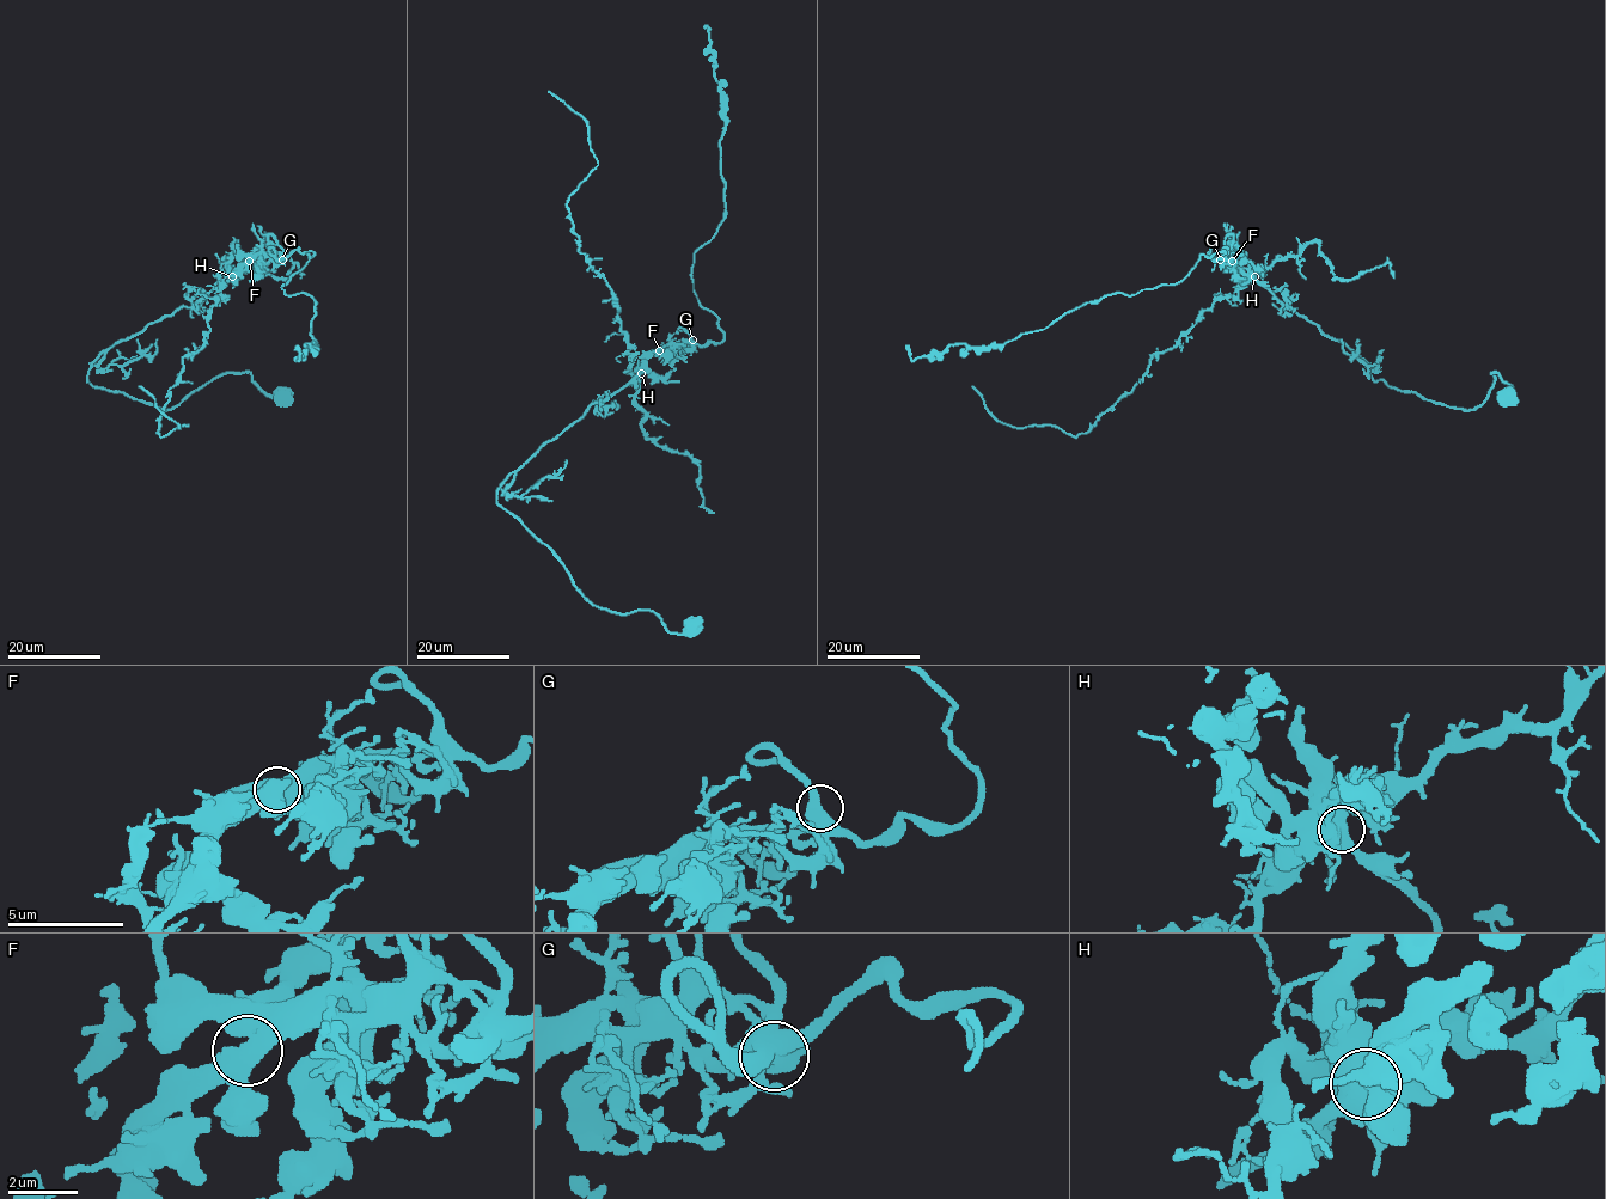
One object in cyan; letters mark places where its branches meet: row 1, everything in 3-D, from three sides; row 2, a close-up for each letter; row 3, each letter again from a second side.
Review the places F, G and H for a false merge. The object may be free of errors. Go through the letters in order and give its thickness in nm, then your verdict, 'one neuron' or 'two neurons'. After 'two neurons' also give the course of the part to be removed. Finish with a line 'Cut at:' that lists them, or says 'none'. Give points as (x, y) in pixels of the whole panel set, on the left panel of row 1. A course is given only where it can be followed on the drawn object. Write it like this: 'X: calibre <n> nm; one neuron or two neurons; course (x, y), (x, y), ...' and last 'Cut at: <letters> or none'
F: calibre 600 nm; one neuron
G: calibre 480 nm; one neuron
H: calibre 800 nm; two neurons; course (232, 276), (220, 274), (205, 344), (183, 358), (157, 433), (164, 436), (189, 426), (179, 427), (139, 386)
Cut at: H

